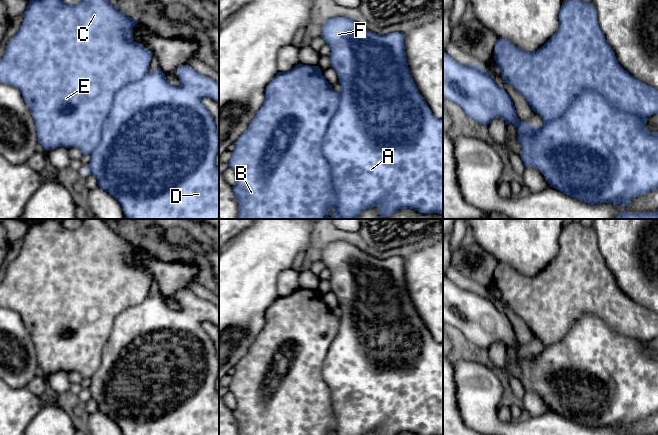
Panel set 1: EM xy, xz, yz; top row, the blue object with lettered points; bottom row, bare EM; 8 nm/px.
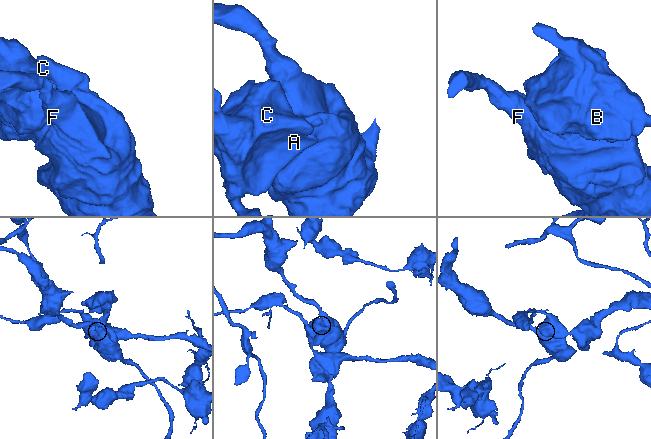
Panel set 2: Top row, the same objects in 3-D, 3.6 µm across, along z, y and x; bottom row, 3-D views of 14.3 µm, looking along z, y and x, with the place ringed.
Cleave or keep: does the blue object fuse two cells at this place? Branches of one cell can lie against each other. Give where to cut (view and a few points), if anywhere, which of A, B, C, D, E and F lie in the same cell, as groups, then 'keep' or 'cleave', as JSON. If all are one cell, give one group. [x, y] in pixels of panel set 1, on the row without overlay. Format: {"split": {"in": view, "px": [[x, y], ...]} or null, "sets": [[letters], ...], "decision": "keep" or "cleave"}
{"split": null, "sets": [["A", "B", "C", "D", "E", "F"]], "decision": "keep"}

